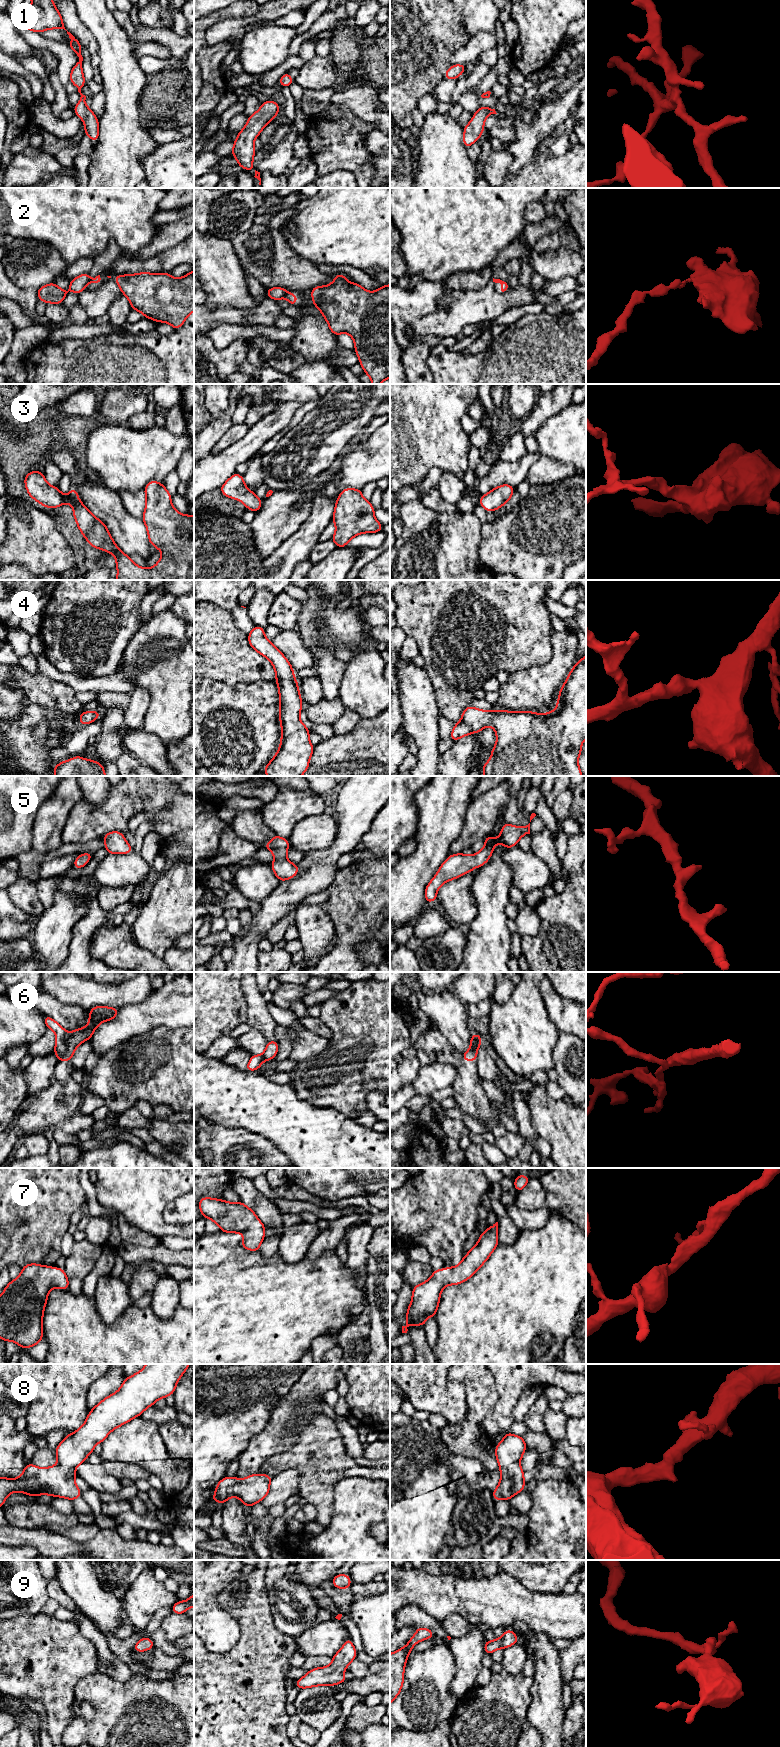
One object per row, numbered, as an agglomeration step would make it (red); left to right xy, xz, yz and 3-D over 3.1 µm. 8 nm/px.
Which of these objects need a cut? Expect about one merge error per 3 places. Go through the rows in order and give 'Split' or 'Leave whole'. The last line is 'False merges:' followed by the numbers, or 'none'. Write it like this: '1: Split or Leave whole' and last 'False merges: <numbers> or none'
1: Leave whole
2: Split
3: Leave whole
4: Leave whole
5: Leave whole
6: Split
7: Leave whole
8: Leave whole
9: Leave whole
False merges: 2, 6

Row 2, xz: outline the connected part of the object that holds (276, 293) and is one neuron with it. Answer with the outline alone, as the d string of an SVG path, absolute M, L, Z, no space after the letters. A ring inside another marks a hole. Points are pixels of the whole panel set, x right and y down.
M273 287L267 289L266 295L267 297L270 297L271 299L274 299L275 301L278 301L279 299L282 299L286 296L287 290L281 287Z

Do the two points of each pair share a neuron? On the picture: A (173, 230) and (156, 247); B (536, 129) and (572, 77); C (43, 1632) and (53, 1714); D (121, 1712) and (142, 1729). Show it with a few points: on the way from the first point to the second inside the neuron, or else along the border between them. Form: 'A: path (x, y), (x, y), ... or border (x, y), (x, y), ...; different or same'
A: path (169, 234), (160, 243); same
B: path (541, 116), (565, 90); same
C: path (46, 1652), (46, 1666), (53, 1682), (53, 1694); same
D: path (126, 1715), (137, 1724); same

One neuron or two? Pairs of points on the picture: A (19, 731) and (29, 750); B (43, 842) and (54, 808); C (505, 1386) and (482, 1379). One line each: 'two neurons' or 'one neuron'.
A: one neuron
B: one neuron
C: two neurons

